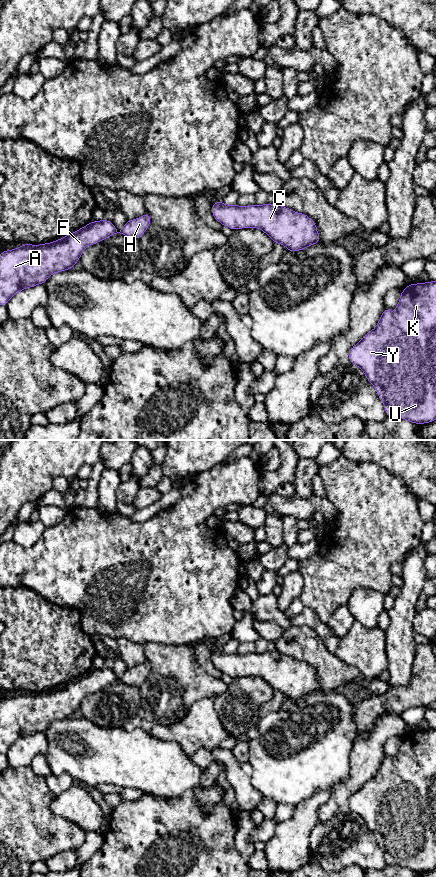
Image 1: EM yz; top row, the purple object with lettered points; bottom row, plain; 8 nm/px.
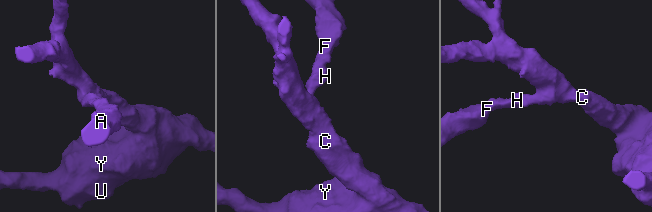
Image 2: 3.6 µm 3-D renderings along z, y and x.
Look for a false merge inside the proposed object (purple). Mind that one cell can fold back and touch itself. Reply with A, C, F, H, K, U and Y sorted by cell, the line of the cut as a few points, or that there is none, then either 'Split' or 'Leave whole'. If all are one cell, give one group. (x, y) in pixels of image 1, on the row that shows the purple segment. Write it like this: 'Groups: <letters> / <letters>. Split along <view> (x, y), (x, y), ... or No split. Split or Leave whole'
Groups: A C F H K U Y. No split. Leave whole

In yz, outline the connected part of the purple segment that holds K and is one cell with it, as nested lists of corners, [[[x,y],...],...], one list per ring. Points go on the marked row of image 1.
[[[437,280],[408,284],[402,290],[393,316],[385,308],[376,327],[349,351],[350,364],[358,366],[375,388],[387,417],[403,418],[414,424],[437,419]]]

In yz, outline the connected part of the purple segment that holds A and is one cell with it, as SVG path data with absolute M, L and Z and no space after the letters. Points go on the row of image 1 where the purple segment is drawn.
M145 213L134 220L128 220L119 232L112 221L103 219L91 221L77 231L51 243L39 245L22 244L13 250L5 250L0 254L0 305L6 305L19 291L44 284L54 273L74 268L87 246L97 244L117 233L129 238L140 239L151 223L151 215Z

